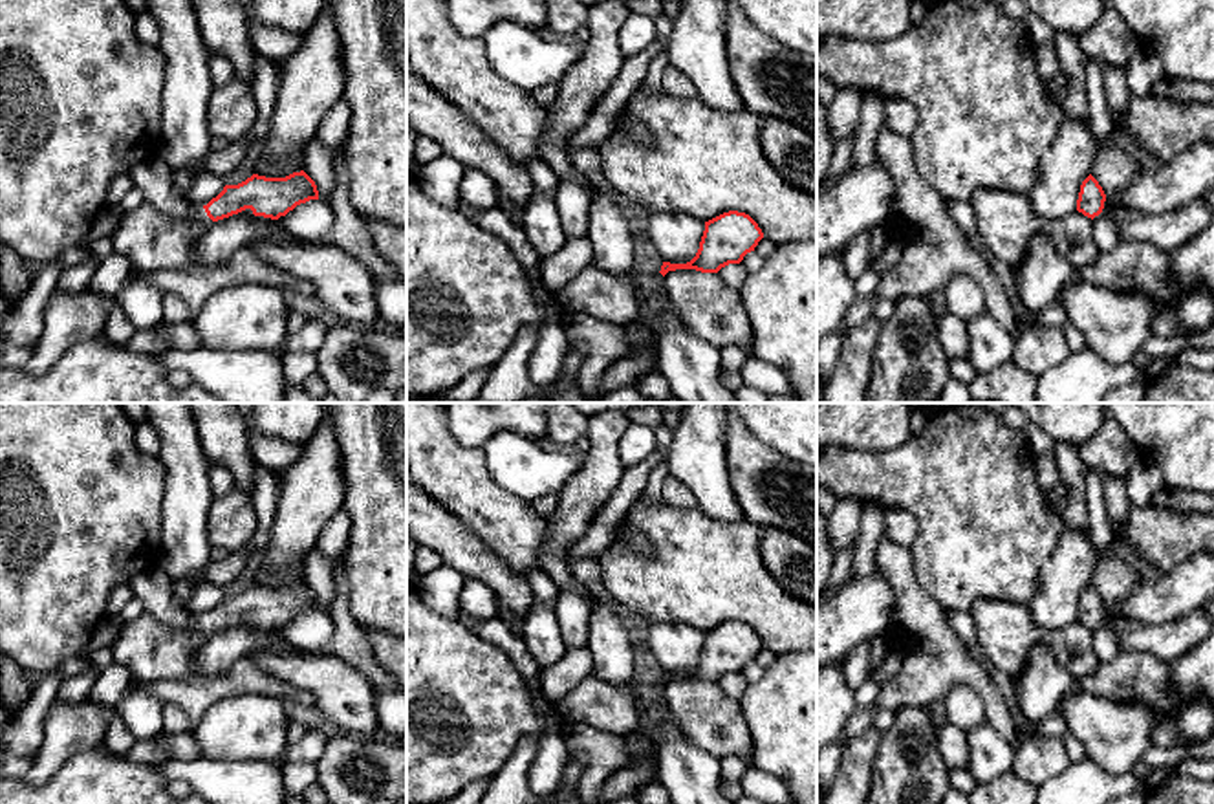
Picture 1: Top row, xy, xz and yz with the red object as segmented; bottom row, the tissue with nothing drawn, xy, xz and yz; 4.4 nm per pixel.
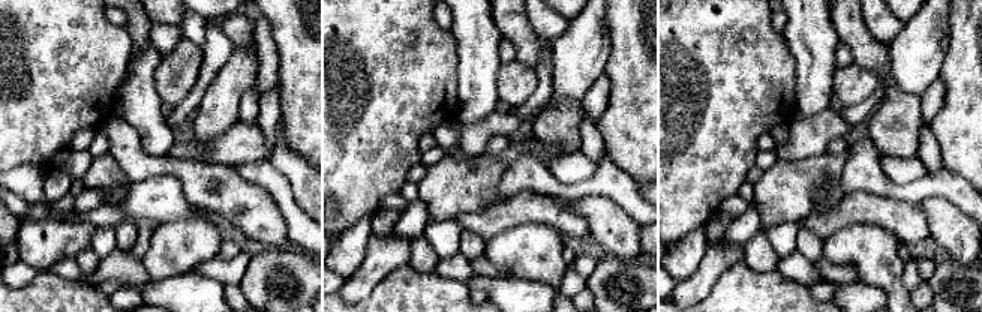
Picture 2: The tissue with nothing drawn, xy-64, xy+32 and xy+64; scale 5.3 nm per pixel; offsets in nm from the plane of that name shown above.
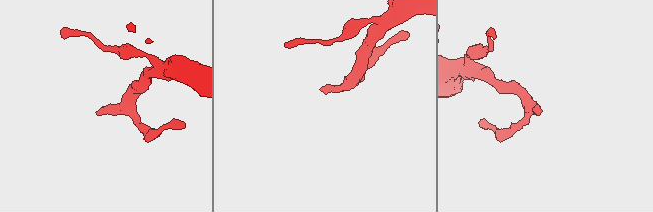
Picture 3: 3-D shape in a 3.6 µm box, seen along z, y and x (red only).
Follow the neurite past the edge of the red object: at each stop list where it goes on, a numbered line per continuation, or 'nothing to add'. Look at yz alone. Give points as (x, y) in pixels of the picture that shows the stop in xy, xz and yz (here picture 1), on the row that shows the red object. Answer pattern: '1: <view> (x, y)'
nothing to add

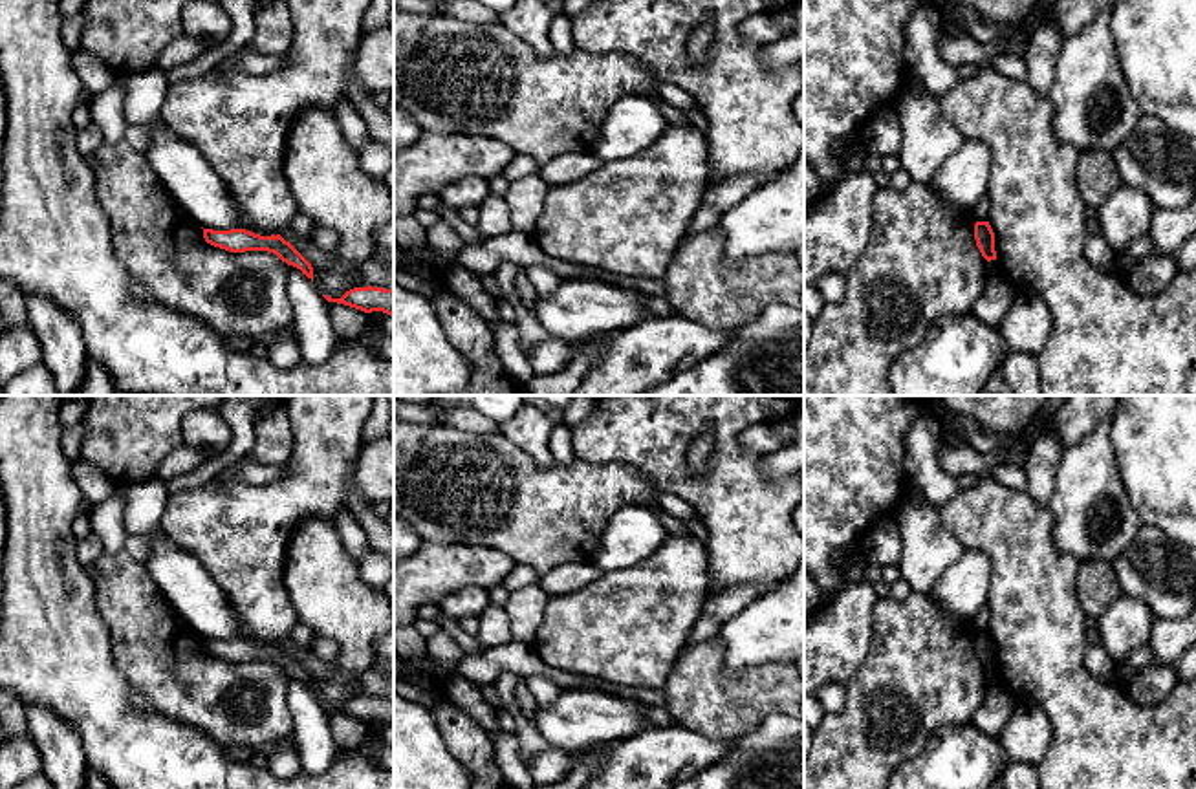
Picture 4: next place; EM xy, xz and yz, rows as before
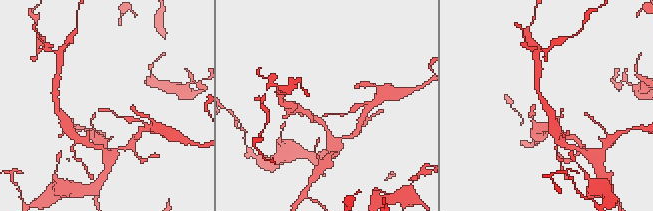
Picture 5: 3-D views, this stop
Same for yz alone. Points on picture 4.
nothing to add

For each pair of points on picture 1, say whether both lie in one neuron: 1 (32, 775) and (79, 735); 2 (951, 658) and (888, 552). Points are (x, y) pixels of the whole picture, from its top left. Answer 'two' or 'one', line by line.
1: one
2: one

